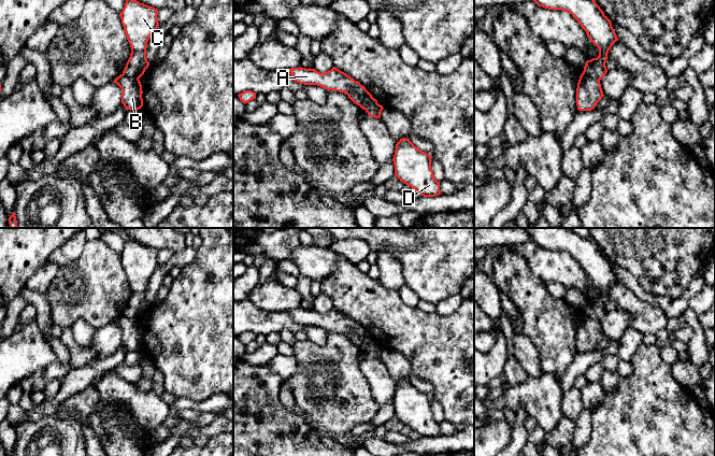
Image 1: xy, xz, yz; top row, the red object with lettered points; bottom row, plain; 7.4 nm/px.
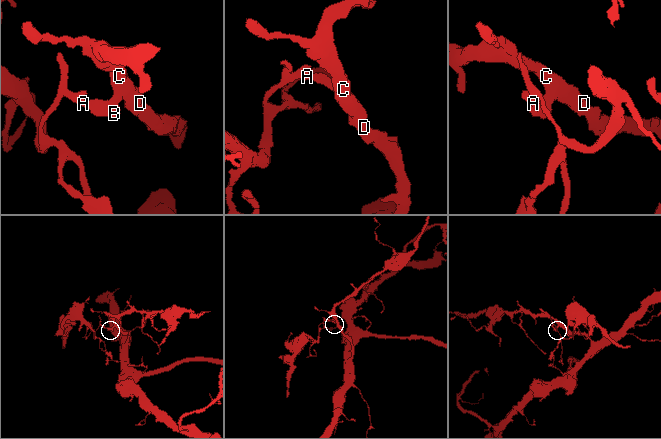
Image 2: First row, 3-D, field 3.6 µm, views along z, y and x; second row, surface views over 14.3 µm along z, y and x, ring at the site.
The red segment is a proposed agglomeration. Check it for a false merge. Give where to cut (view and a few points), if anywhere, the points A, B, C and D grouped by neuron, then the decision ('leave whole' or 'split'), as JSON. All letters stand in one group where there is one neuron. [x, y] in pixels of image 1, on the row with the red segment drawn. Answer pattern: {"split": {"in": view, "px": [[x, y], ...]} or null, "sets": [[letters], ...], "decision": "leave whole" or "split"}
{"split": {"in": "yz", "px": [[583, 72], [599, 81]]}, "sets": [["A", "B"], ["C", "D"]], "decision": "split"}

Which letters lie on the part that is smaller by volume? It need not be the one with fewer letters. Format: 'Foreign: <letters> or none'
Foreign: A, B

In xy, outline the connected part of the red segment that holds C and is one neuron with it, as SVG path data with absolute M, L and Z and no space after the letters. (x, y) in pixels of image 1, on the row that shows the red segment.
M126 0L119 16L131 47L130 57L123 71L127 77L140 79L149 66L146 47L152 33L159 26L157 15L158 10L153 6L137 0Z

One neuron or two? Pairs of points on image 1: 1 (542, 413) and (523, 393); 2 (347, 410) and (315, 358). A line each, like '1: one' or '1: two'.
1: one
2: one

